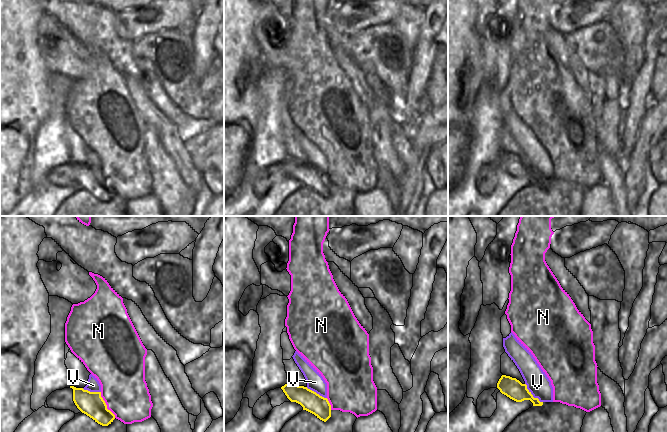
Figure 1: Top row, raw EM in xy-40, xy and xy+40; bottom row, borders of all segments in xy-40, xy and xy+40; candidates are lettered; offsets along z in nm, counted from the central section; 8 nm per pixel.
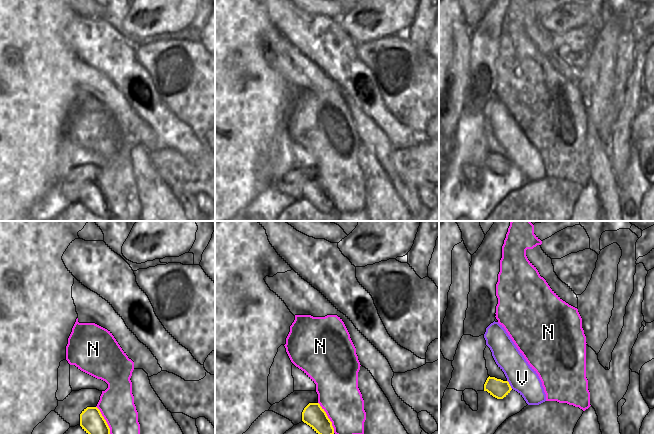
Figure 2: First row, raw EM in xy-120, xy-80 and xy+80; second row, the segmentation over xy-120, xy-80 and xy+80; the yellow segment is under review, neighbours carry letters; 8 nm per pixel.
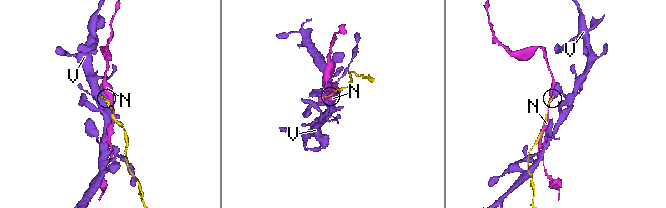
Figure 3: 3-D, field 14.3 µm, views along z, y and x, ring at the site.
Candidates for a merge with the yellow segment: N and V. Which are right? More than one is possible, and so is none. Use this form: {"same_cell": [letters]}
{"same_cell": []}

